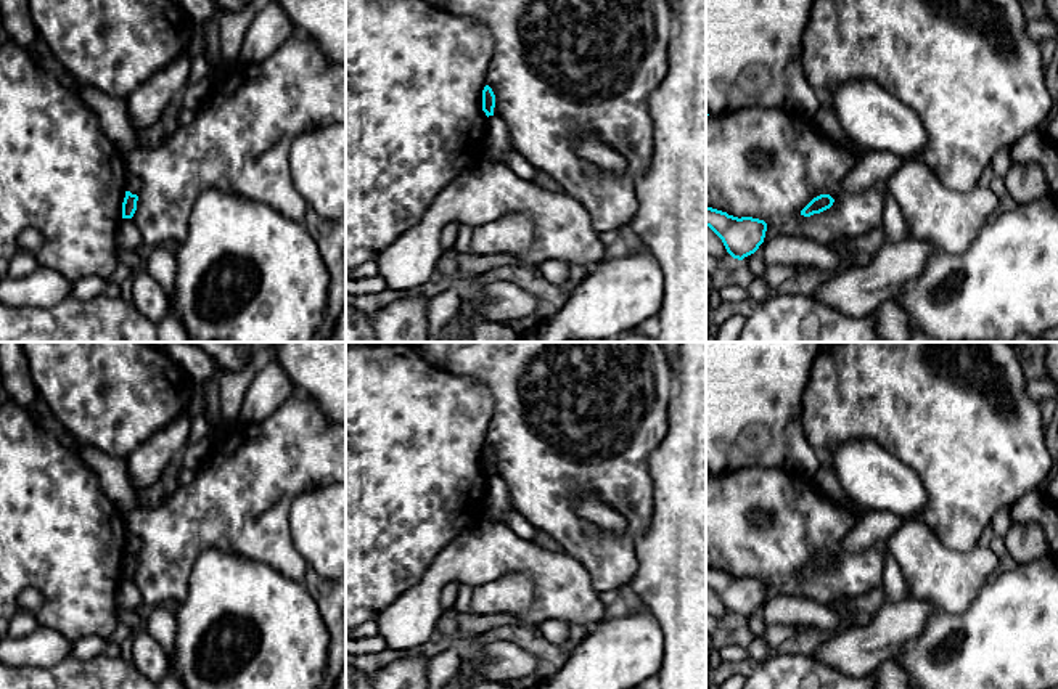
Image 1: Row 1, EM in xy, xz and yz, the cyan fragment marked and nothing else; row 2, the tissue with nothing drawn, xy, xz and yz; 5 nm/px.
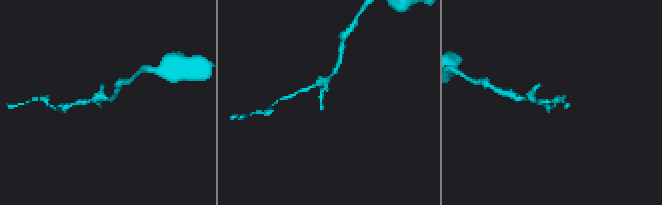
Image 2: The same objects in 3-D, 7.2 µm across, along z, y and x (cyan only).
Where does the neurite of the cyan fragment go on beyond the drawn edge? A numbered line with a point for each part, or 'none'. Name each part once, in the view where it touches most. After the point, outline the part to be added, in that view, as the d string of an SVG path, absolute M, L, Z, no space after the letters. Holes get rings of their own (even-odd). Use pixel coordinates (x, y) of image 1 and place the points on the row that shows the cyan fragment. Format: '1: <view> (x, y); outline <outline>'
none

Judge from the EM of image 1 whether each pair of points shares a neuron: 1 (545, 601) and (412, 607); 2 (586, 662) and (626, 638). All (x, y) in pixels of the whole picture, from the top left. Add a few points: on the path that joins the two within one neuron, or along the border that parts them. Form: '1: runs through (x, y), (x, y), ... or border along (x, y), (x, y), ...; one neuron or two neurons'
1: runs through (526, 562), (455, 562), (449, 569); one neuron
2: runs through (595, 662), (602, 662), (616, 648); one neuron

